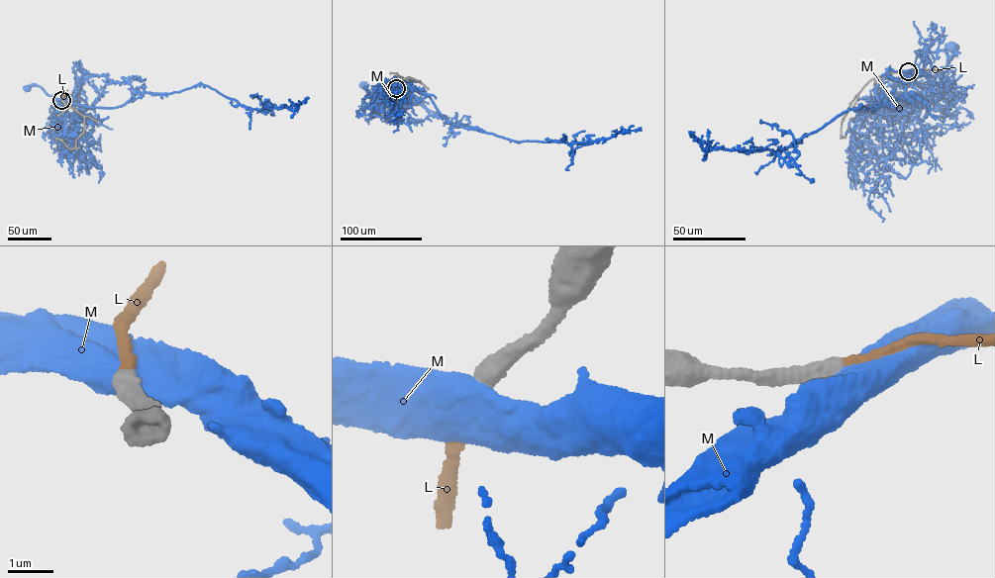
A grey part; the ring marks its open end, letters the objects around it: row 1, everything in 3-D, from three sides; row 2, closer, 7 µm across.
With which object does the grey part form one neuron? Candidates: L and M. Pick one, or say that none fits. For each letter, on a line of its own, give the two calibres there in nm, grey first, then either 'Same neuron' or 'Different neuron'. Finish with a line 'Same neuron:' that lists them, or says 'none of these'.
L: Thickness 440 nm (grey) against 240 nm. Same neuron
M: Thickness 480 nm (grey) against 900 nm. Different neuron
Same neuron: L

